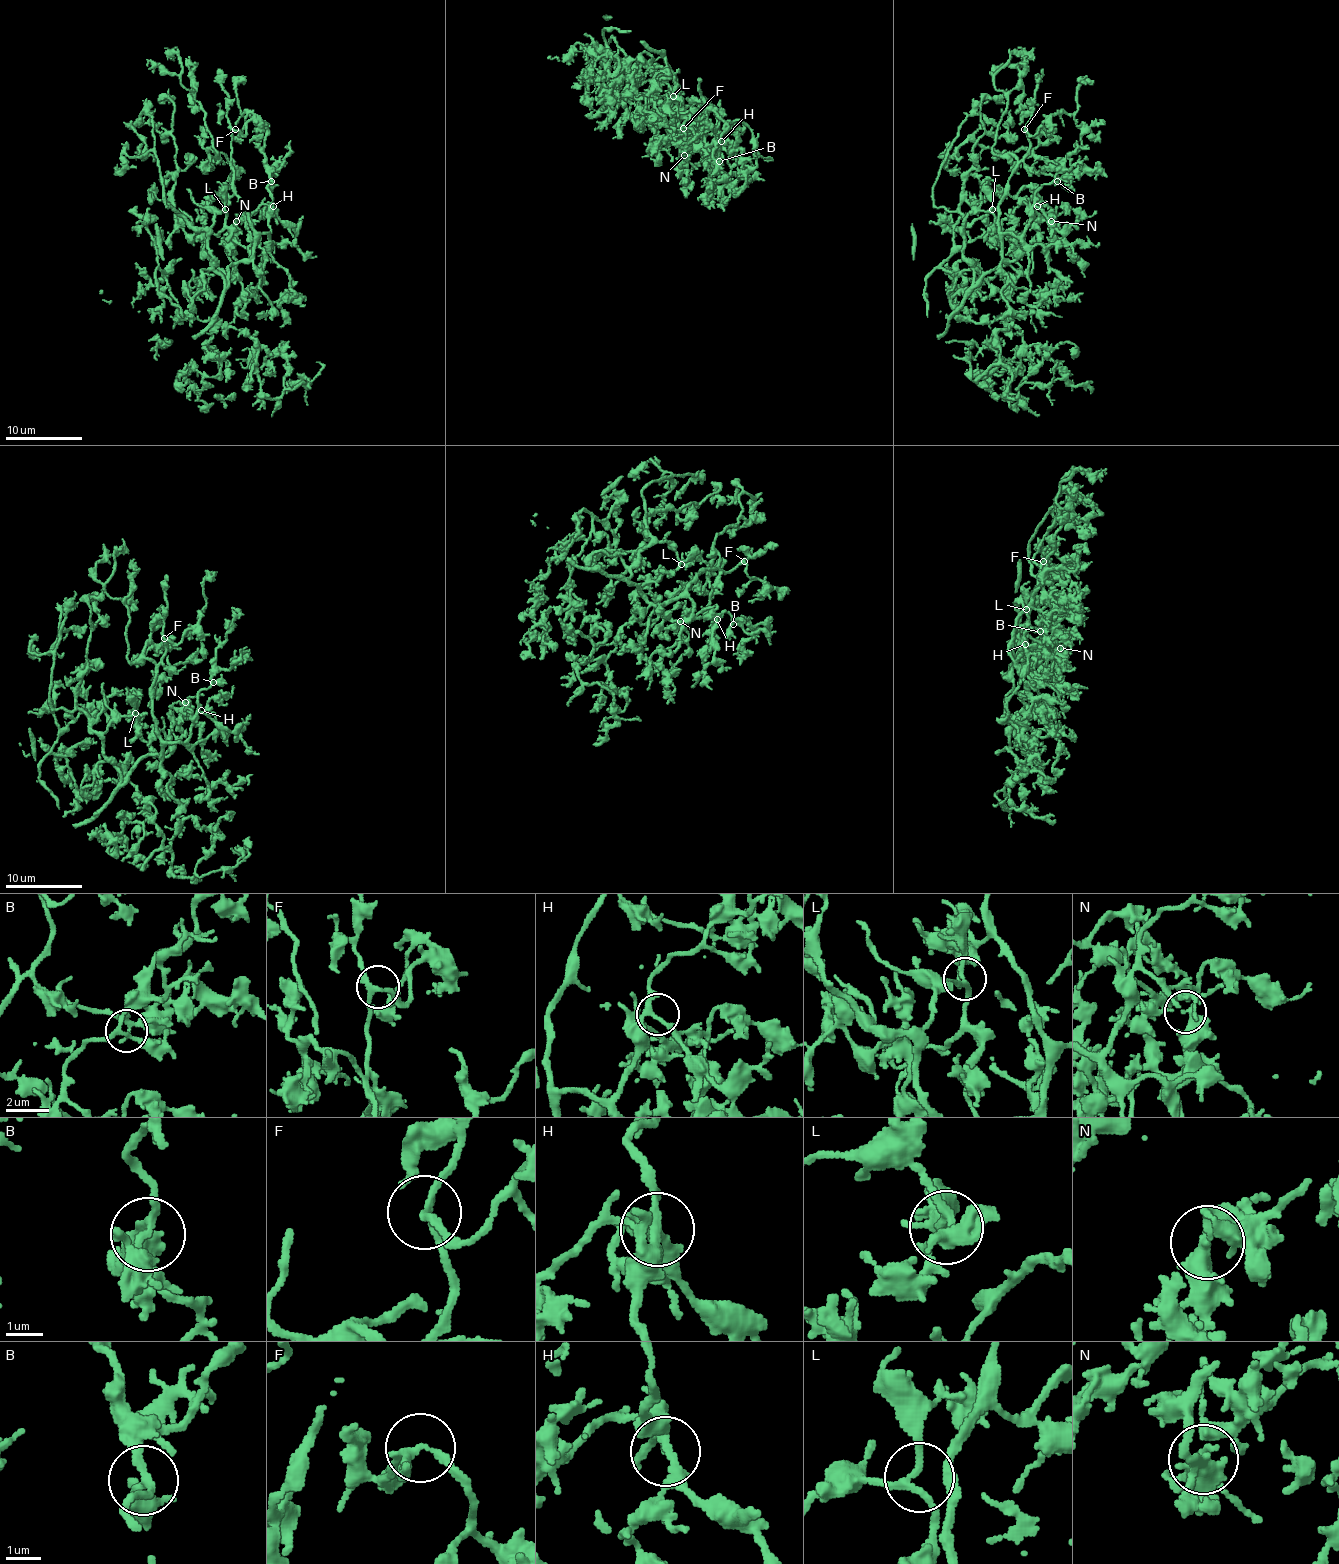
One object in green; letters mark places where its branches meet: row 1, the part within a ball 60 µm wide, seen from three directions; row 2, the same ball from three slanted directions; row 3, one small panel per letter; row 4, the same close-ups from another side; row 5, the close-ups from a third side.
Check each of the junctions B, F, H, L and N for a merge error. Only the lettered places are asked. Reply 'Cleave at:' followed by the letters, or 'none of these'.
Cleave at: none of these

